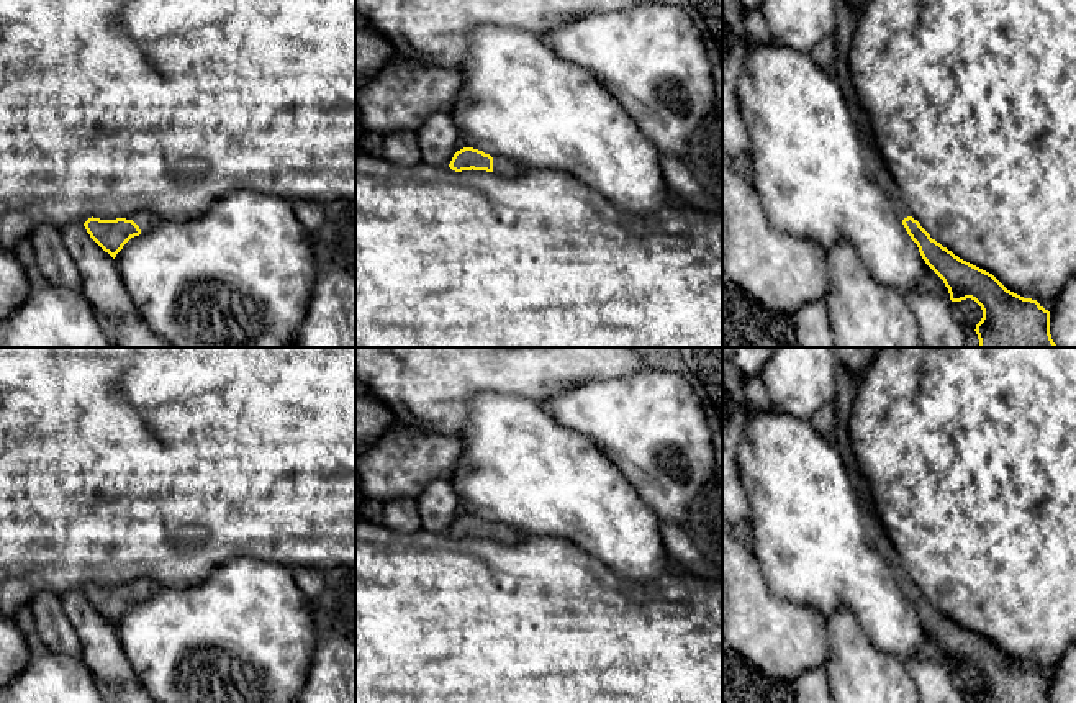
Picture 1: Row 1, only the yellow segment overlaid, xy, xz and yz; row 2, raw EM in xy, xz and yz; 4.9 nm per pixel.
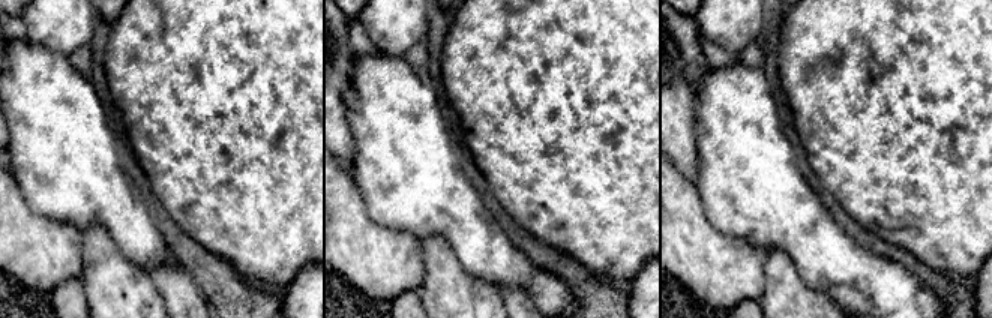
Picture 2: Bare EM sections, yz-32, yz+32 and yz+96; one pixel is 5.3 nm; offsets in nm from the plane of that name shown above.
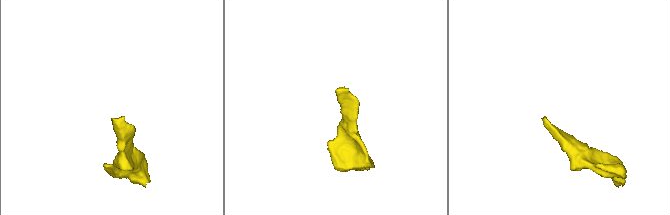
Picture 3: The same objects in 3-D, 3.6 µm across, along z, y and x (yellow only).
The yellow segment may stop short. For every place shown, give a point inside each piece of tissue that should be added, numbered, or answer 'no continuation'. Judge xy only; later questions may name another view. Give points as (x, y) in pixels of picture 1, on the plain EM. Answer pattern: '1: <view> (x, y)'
1: xy (144, 587)

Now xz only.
1: xz (506, 535)

